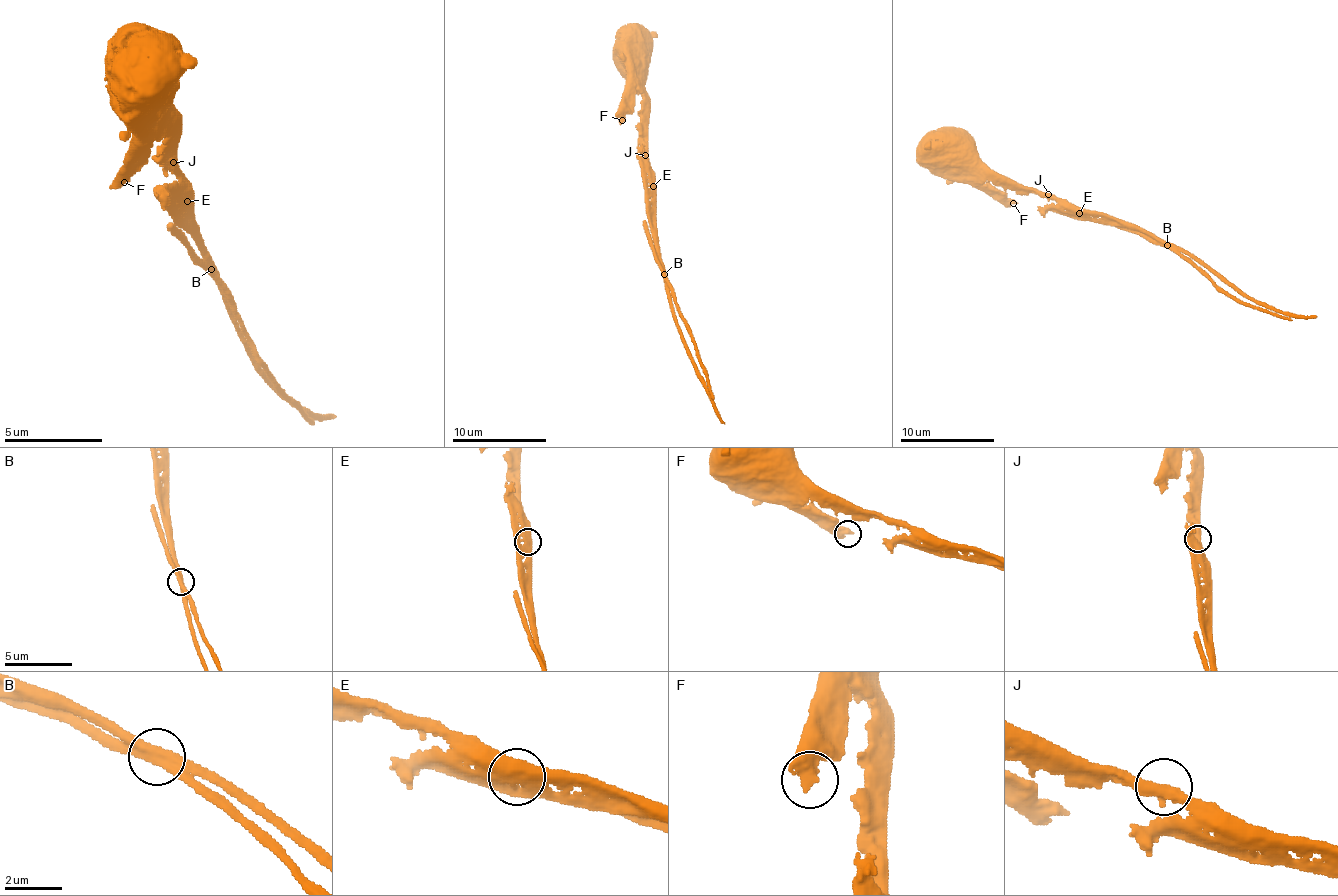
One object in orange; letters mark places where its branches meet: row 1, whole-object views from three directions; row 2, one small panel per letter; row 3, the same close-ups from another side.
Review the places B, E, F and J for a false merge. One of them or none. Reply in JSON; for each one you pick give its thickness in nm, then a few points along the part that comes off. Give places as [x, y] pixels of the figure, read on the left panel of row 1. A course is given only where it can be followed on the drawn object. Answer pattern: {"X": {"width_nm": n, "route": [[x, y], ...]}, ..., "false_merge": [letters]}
{"B": {"width_nm": 440, "route": [[212, 270], [276, 383], [315, 422]]}, "false_merge": ["B"]}

